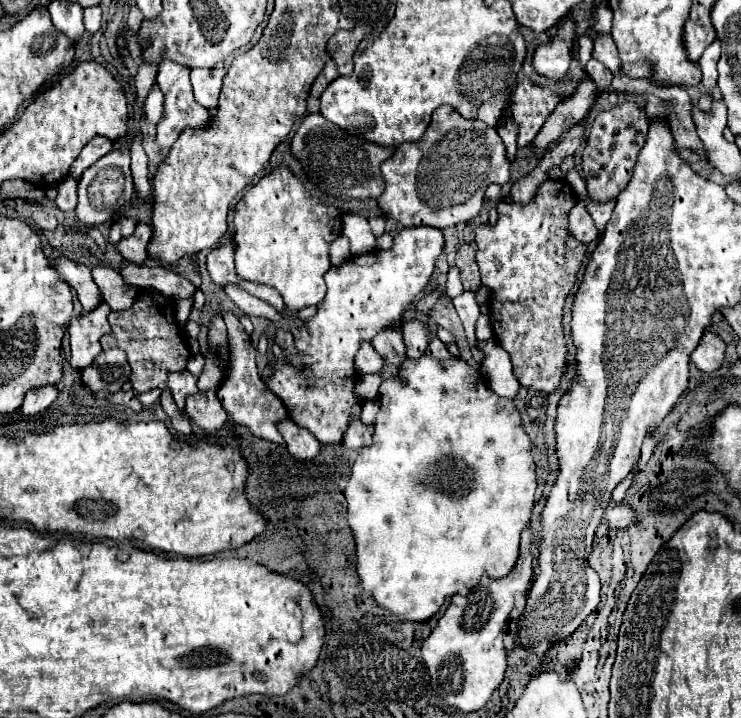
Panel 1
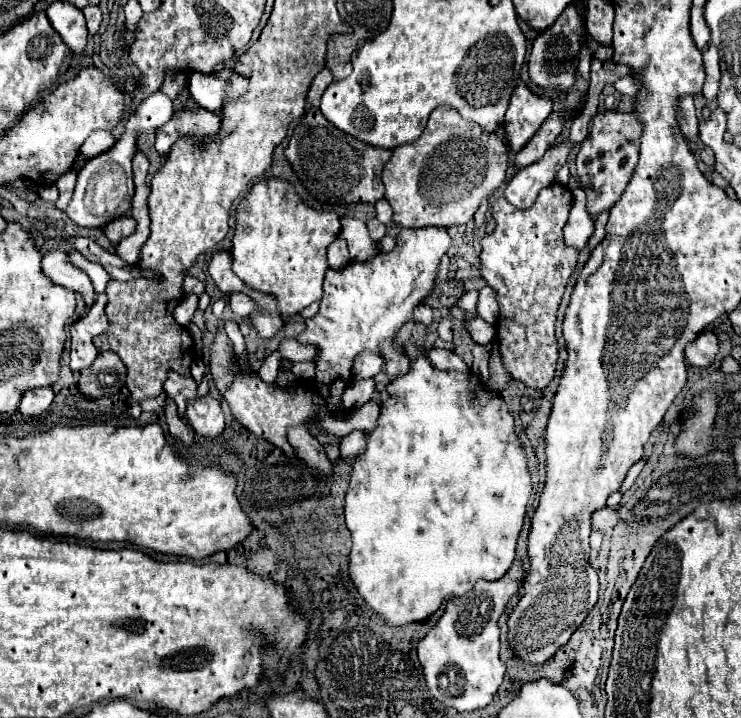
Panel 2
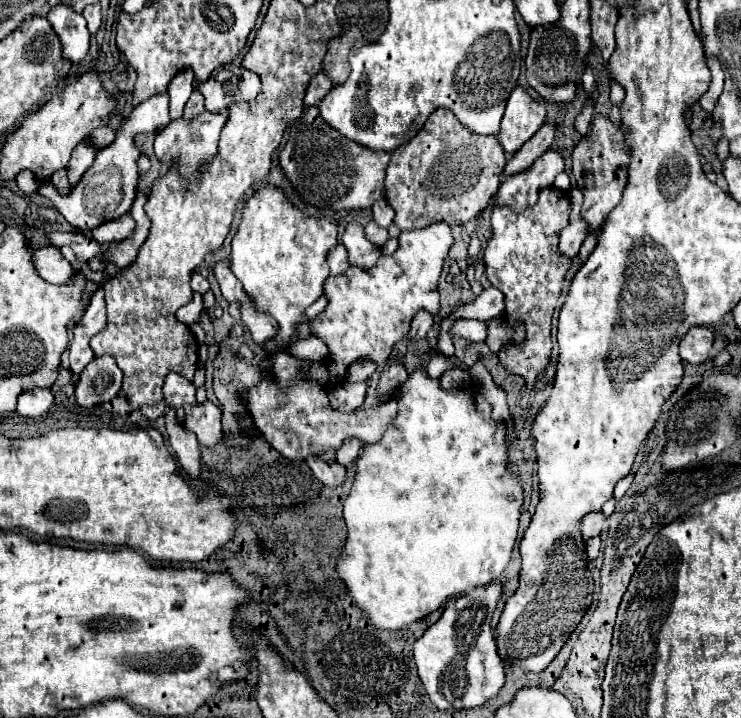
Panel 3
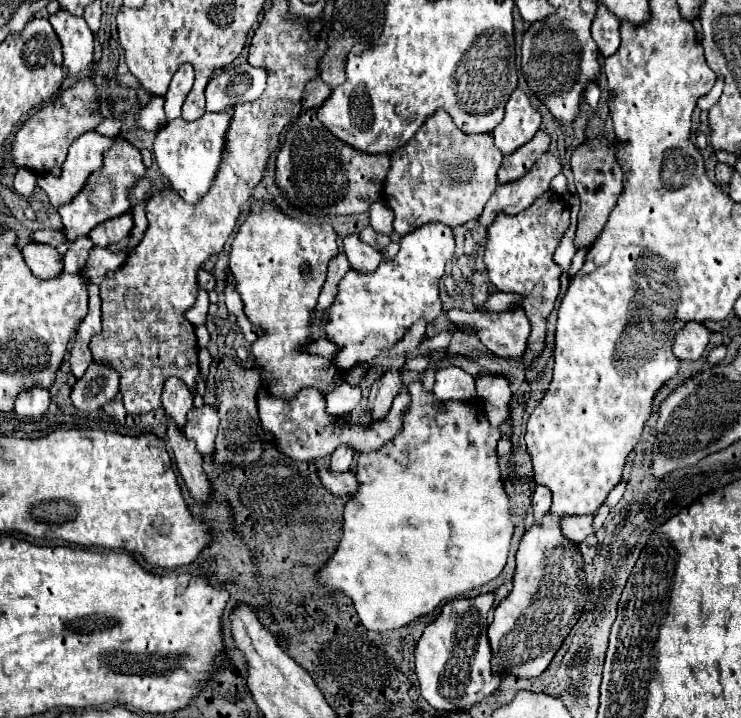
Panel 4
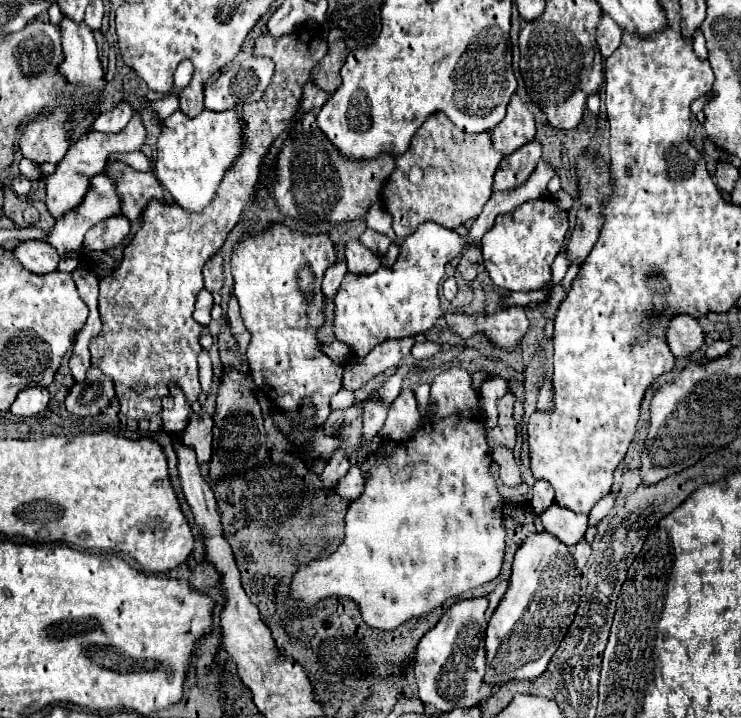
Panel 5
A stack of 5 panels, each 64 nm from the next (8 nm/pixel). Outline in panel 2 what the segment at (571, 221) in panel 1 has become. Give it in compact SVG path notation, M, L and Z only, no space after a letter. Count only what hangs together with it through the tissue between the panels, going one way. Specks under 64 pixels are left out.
M581 188L571 190L573 206L570 210L566 226L564 226L564 242L570 248L582 250L588 242L588 236L594 232L594 220L586 210L586 194Z

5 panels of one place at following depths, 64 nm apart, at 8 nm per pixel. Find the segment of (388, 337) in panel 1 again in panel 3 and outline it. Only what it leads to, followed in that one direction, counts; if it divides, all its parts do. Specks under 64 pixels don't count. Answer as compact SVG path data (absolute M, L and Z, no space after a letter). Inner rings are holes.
M388 360L382 370L380 382L376 386L378 408L366 412L336 412L330 408L324 388L314 380L302 380L300 384L280 390L274 382L262 380L258 386L250 388L244 398L248 402L248 410L254 418L256 428L264 434L264 438L288 460L304 460L308 456L322 456L326 450L338 450L346 438L358 438L362 444L376 444L388 426L394 424L398 412L398 400L390 400L394 390L408 378L404 366L396 360ZM390 400L390 402L388 402ZM386 402L386 404L384 404ZM384 404L384 406L382 406Z

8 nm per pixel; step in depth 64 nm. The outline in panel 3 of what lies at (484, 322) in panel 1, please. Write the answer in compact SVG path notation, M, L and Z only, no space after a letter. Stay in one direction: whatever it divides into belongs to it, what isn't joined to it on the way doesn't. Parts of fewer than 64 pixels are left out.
M460 319L453 324L449 333L451 337L458 335L472 342L482 342L486 338L486 326L480 320Z

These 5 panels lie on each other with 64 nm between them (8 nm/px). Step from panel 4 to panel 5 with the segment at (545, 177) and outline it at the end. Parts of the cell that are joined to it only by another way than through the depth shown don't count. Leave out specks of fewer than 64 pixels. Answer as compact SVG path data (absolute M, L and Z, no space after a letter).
M538 162L536 170L530 178L510 192L494 192L492 198L486 202L482 214L474 220L474 226L466 236L456 234L436 222L422 224L412 236L408 236L400 246L398 262L394 266L380 266L374 274L368 276L354 276L346 274L336 302L336 318L334 318L334 334L336 340L348 344L358 356L366 356L376 344L384 340L402 340L414 334L426 334L434 322L442 316L440 302L438 302L438 282L444 276L446 262L454 260L456 256L464 254L468 246L474 246L482 240L482 236L492 228L494 218L500 212L512 212L526 200L536 200L542 192L546 192L546 184L556 172L546 164Z

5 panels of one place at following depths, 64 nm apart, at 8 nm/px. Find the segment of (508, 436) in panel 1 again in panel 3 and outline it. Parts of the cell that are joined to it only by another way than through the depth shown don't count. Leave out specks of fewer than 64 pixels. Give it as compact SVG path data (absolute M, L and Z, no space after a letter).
M416 368L394 396L400 398L394 426L378 444L362 446L356 460L354 486L344 500L348 536L336 558L336 572L352 600L380 630L400 630L438 610L450 596L494 582L510 562L522 504L522 484L506 472L502 424L492 420L490 404L476 390L444 392L438 380Z

